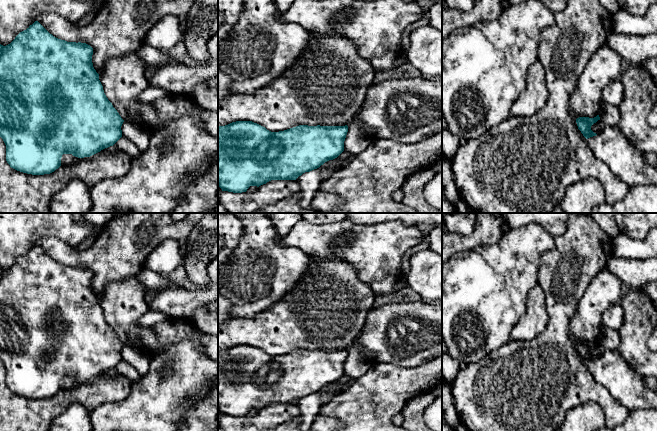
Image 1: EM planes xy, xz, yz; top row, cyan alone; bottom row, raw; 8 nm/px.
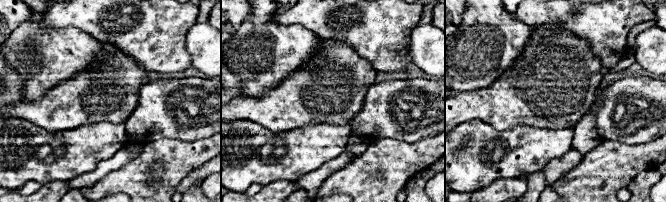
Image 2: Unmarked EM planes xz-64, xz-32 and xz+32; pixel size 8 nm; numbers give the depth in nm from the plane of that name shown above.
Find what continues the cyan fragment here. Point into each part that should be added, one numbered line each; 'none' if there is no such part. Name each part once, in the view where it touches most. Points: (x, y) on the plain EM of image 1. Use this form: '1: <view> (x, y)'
none

